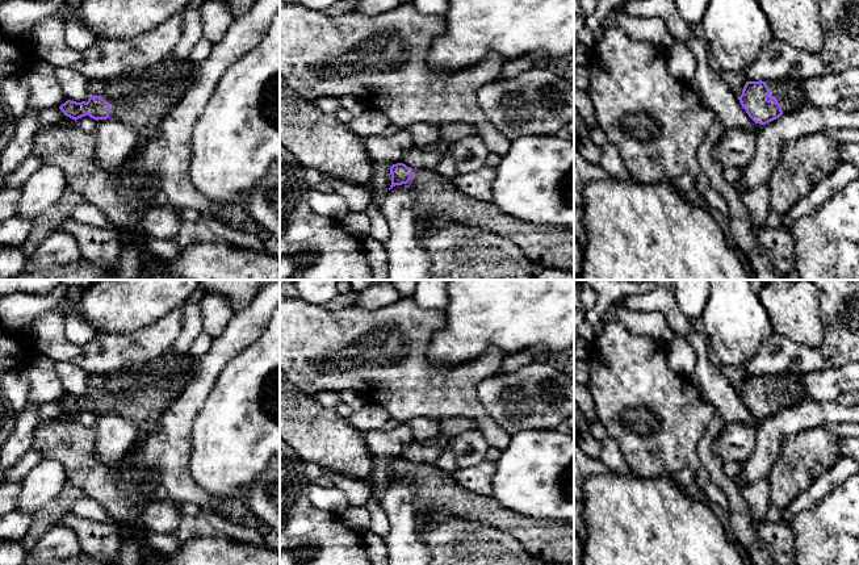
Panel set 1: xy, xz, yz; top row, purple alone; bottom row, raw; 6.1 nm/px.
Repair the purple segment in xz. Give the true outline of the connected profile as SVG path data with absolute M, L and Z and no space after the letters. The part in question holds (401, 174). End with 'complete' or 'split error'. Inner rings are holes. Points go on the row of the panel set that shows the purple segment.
M397 163L390 167L391 173L391 185L389 191L395 185L407 184L415 192L415 202L412 205L414 218L416 223L416 229L424 227L443 227L449 223L460 223L465 226L478 226L487 231L491 231L502 238L511 240L516 244L525 256L539 268L558 268L558 269L569 269L574 272L574 233L566 230L562 226L552 226L552 225L533 225L527 223L519 218L504 214L493 201L479 201L475 200L461 191L458 191L449 177L445 177L436 171L422 171L412 170L403 163Z | split error

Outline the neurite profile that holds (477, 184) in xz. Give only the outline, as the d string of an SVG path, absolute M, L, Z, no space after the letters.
M485 164L475 171L468 173L457 173L451 180L462 193L475 200L489 202L493 201L491 184L494 177L495 168Z

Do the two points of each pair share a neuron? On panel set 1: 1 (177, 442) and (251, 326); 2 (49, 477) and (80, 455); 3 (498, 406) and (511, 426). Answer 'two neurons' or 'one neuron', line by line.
1: one neuron
2: two neurons
3: one neuron

